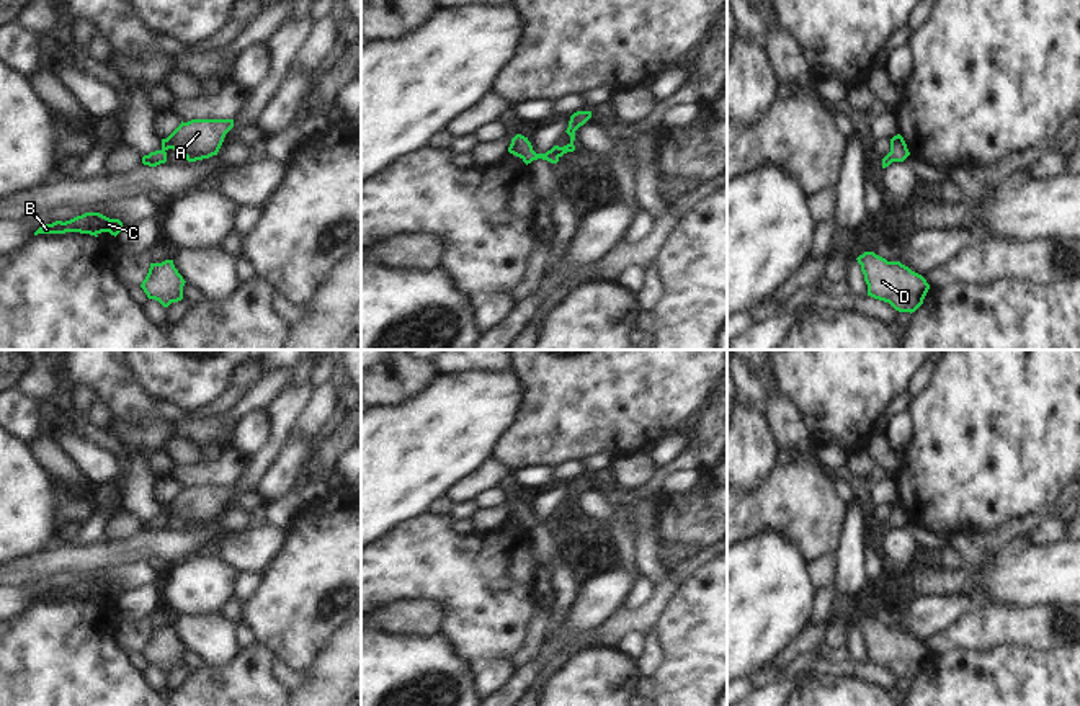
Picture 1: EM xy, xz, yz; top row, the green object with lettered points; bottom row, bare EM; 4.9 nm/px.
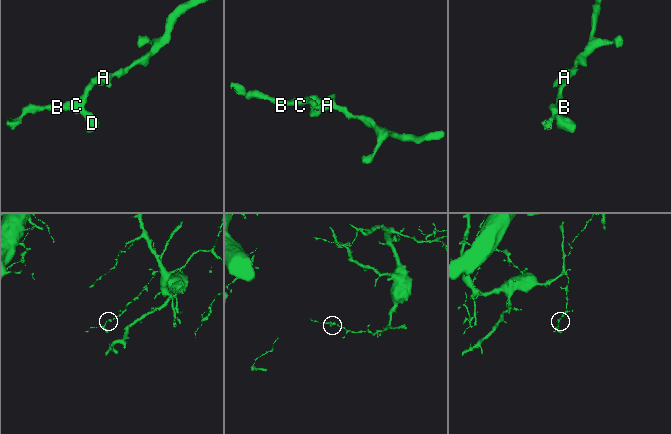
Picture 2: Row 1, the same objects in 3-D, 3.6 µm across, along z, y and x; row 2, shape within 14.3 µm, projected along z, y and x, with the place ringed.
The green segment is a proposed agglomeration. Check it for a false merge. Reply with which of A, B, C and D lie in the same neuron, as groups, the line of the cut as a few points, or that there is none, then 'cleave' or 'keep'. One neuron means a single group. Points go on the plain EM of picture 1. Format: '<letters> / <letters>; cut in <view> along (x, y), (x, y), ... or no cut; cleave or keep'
A B C D; no cut; keep

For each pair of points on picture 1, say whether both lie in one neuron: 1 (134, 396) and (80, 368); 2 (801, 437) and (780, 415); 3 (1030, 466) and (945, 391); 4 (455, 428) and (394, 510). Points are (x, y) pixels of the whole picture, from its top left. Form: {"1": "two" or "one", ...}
{"1": "one", "2": "one", "3": "one", "4": "one"}

